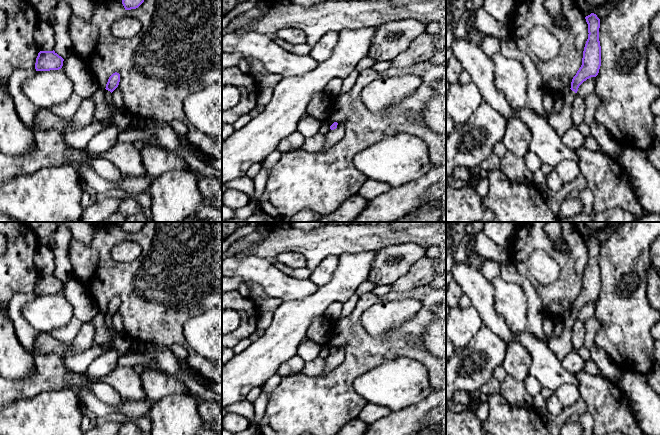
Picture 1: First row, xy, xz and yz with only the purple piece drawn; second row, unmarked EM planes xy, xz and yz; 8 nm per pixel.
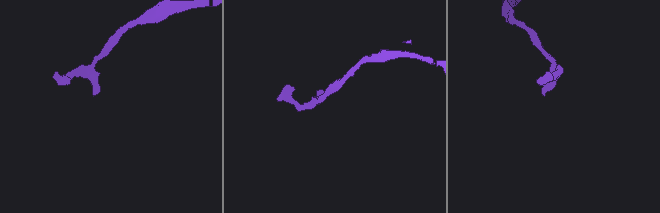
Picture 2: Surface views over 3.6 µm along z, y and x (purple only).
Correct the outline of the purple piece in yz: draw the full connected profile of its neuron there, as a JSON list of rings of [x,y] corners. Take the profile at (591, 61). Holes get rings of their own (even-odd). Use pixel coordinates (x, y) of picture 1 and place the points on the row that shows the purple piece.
[[[594,13],[586,16],[585,19],[589,34],[583,51],[582,65],[572,79],[571,88],[562,97],[563,108],[558,113],[550,114],[548,119],[560,137],[573,126],[572,103],[579,86],[587,79],[596,77],[601,66],[600,19]]]

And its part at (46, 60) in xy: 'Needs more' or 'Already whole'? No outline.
Already whole

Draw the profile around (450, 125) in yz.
[[[446,112],[446,137],[453,135],[456,131],[455,123],[450,119]]]

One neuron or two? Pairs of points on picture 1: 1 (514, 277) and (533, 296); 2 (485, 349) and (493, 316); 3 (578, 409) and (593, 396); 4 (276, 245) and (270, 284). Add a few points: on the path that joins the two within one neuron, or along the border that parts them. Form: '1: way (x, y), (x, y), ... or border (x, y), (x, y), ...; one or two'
1: way (519, 280), (530, 291); one
2: border (484, 324), (507, 345); two
3: border (580, 398), (584, 402), (586, 410); two
4: border (247, 256), (259, 256), (270, 261); two

